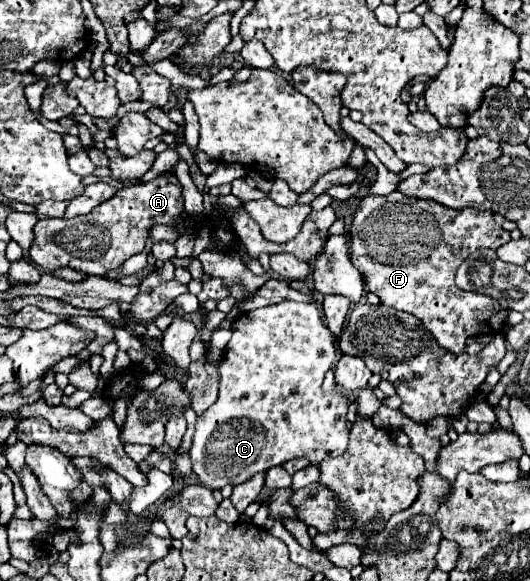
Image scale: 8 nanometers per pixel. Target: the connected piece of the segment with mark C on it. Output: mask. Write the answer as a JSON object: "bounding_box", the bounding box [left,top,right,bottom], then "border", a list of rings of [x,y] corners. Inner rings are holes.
{"bounding_box":[190,301,350,489],"border":[[[282,301],[280,305],[240,313],[240,317],[232,323],[232,339],[218,361],[218,399],[200,417],[192,438],[190,459],[202,485],[208,489],[240,485],[256,473],[284,465],[290,459],[306,457],[310,463],[320,463],[328,457],[338,457],[344,453],[350,437],[350,425],[346,419],[350,399],[340,391],[322,389],[324,375],[336,359],[334,343],[336,337],[322,323],[316,303]]]}

